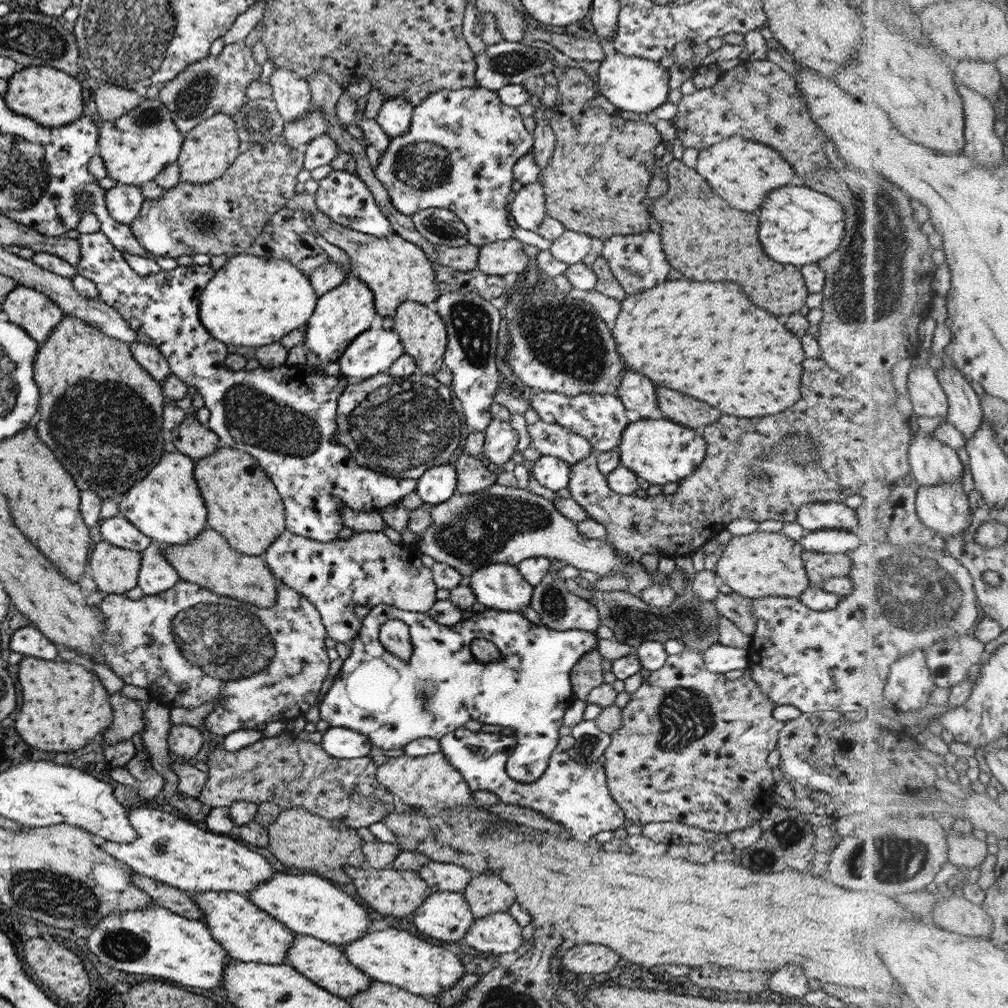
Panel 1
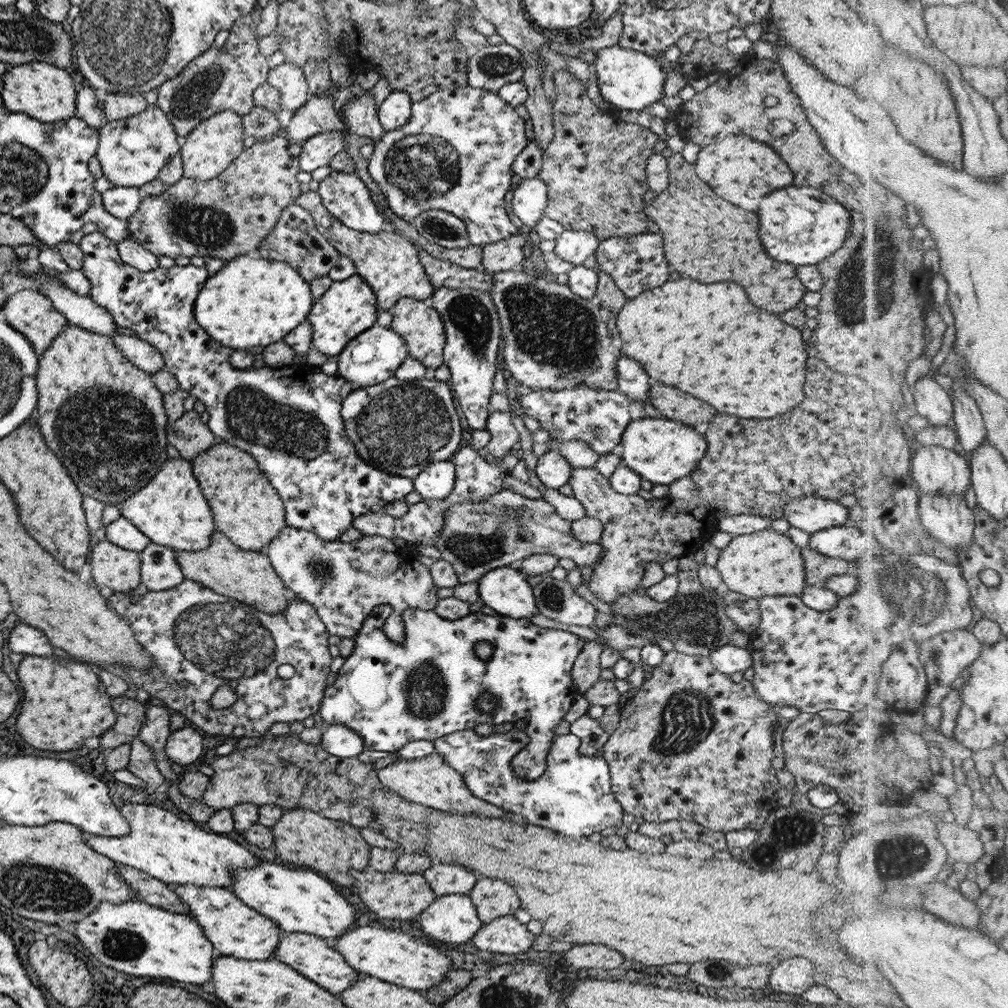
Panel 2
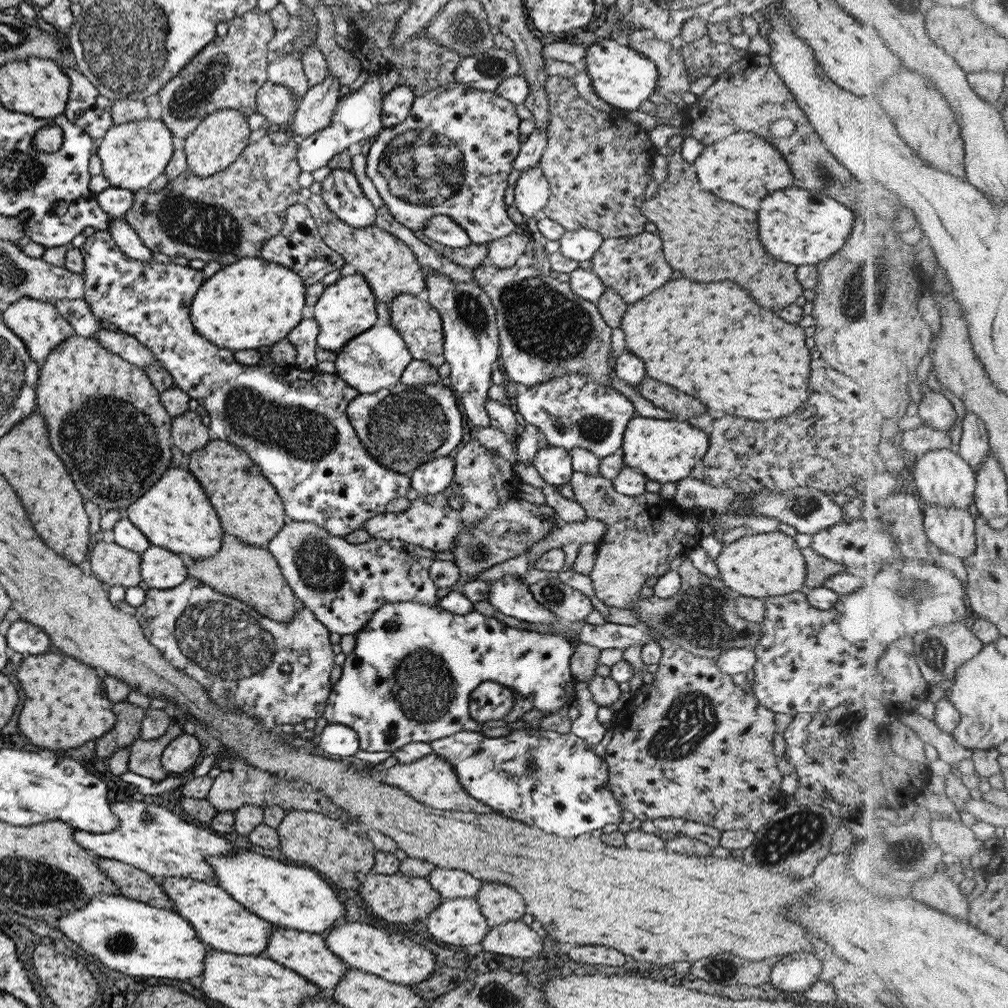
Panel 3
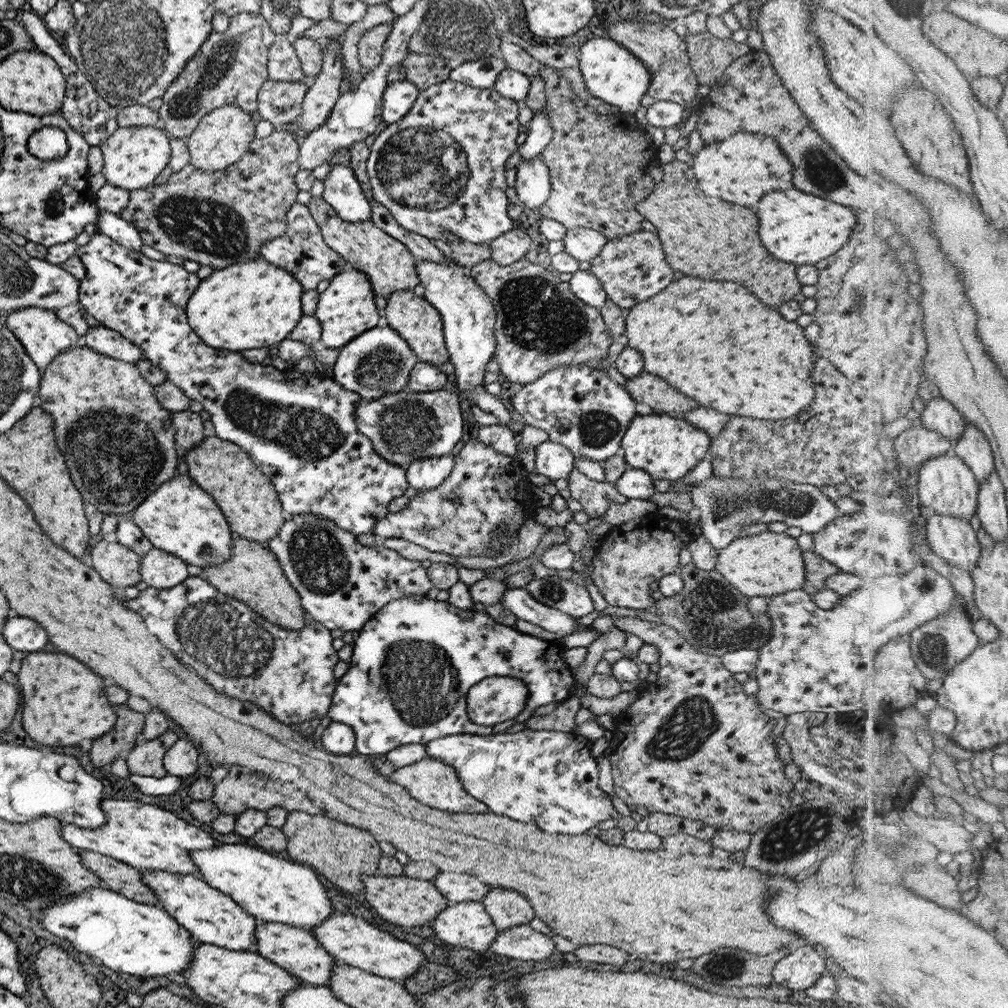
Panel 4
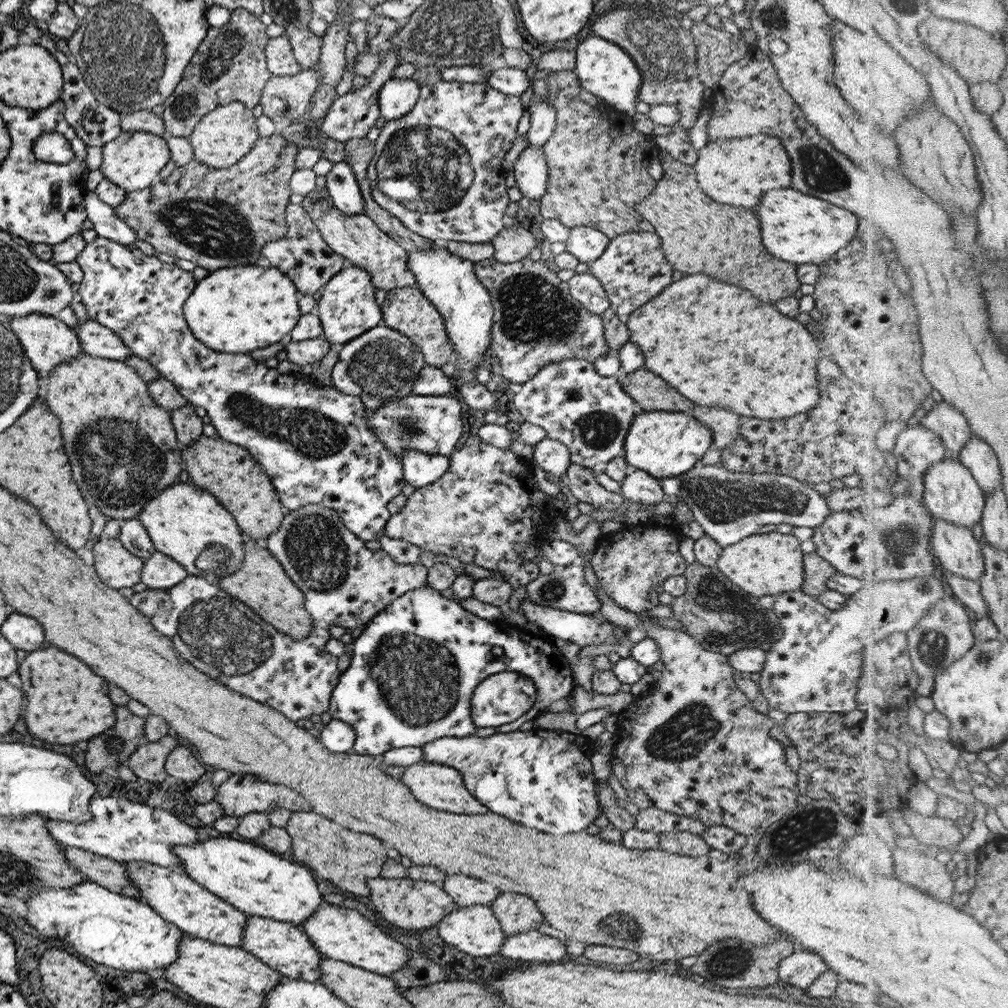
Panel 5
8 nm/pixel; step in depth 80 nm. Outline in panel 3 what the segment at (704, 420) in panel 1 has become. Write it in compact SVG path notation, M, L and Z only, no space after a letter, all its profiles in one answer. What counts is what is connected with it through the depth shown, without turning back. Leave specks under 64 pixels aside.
M647 376L636 386L636 392L651 402L655 408L677 415L677 419L681 421L705 412L705 406L699 400L685 396L683 392L677 392L675 388L651 380Z

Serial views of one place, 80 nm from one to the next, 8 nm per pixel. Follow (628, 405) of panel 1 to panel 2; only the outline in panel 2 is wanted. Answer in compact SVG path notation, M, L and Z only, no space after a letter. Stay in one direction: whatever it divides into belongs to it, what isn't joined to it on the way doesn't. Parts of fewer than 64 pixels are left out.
M625 357L618 358L616 373L616 391L624 394L629 403L648 401L649 378L635 360Z

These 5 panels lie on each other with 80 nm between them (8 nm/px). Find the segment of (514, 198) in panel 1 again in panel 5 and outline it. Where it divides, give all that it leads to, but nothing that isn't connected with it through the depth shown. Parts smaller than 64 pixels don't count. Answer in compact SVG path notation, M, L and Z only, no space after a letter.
M526 145L514 160L512 171L515 187L522 196L539 200L547 184L547 167L542 147Z

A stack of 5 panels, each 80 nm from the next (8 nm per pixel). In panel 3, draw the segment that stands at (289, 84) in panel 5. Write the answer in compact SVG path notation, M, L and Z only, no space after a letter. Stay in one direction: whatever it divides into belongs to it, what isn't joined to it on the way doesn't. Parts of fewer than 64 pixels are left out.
M269 79L256 92L256 112L274 129L284 128L284 124L289 123L297 105L294 94L286 86L273 84Z

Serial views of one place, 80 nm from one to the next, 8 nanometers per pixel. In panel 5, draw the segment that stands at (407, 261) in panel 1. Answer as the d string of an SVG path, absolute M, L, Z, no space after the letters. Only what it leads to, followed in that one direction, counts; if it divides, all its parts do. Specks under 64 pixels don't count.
M325 187L305 194L300 205L317 228L325 245L333 253L349 260L353 266L367 272L375 291L387 292L393 288L411 287L416 282L406 265L408 253L385 235L365 214L345 216L338 212Z

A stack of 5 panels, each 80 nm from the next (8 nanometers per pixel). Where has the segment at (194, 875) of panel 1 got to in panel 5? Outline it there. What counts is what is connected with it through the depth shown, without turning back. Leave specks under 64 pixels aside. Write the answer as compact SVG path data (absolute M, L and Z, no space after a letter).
M111 797L90 798L88 809L91 821L79 824L45 818L44 827L47 835L62 846L75 847L99 856L123 861L145 861L162 867L180 868L178 858L170 851L173 845L196 843L198 837L193 827L183 823L166 810L155 810L145 804L133 804L129 800Z

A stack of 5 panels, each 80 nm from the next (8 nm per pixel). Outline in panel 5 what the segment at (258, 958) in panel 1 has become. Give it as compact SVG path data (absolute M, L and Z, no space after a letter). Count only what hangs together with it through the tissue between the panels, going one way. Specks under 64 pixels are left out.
M123 861L126 876L138 890L140 900L150 906L165 922L174 924L191 937L213 944L239 947L246 915L227 904L223 898L193 882L179 867L162 867L145 861Z

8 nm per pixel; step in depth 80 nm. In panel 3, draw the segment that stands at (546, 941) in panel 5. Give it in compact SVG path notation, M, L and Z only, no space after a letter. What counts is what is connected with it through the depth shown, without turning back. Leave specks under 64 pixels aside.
M521 920L491 926L480 942L483 952L531 960L543 948L543 937Z

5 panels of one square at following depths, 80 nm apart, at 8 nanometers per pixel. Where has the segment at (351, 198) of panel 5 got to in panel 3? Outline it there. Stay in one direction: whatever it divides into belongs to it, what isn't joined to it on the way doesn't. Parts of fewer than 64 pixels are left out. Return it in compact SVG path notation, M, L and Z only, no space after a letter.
M330 169L320 185L322 201L338 220L351 228L375 226L375 209L350 170Z

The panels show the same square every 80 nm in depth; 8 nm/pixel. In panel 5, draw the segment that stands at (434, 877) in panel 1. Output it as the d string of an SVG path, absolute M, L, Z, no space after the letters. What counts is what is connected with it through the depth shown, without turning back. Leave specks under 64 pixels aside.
M465 875L447 876L440 886L457 907L474 904L490 905L500 892L491 884L485 884L481 880Z

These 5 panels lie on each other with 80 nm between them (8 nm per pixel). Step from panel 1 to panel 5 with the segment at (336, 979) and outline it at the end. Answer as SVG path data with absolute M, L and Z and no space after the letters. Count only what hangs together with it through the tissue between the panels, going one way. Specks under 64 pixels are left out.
M246 915L239 947L287 979L318 982L318 964L323 954L310 943L300 927L293 923Z

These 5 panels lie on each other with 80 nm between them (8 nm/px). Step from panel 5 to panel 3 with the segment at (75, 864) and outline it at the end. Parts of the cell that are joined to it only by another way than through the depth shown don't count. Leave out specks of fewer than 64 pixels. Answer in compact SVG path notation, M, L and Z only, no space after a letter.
M103 857L96 860L96 865L116 886L119 895L153 908L172 910L173 903L150 874L118 860Z

